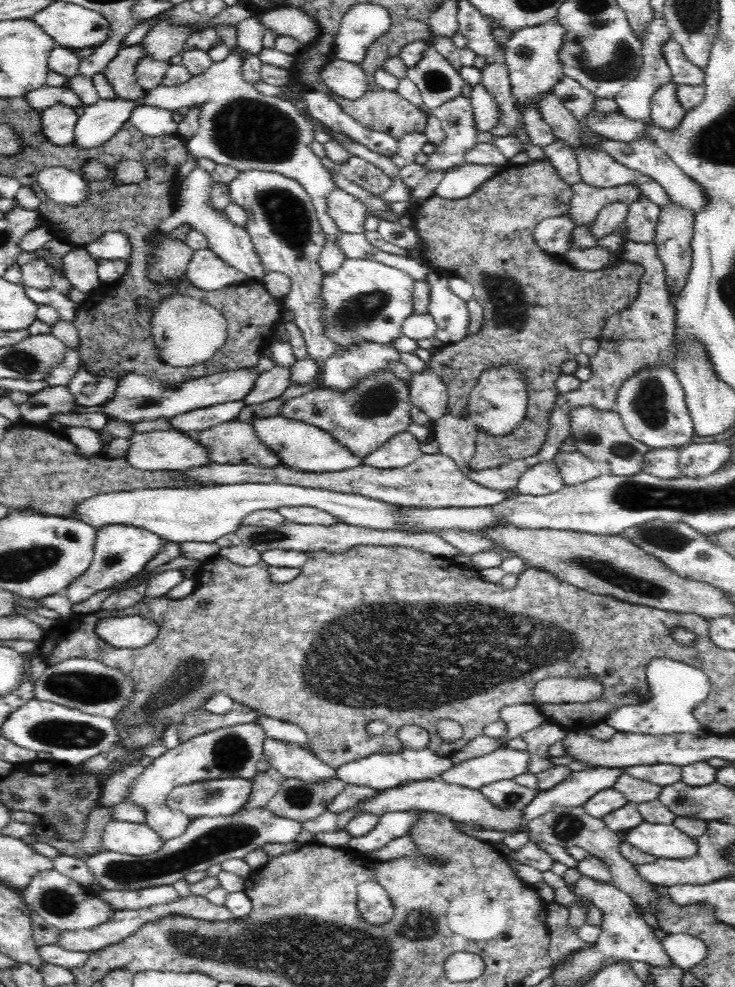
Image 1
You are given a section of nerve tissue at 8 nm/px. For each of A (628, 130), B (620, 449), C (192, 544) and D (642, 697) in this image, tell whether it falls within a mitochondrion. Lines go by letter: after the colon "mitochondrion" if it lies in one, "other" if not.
A: other
B: mitochondrion
C: other
D: other

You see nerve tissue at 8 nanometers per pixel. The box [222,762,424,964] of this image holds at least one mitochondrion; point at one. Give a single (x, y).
(296, 796)

